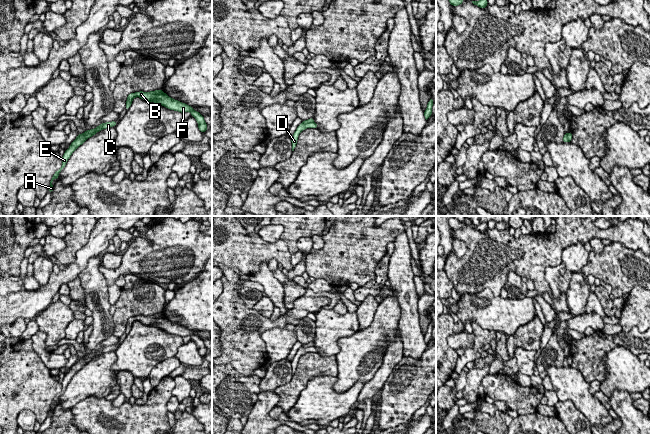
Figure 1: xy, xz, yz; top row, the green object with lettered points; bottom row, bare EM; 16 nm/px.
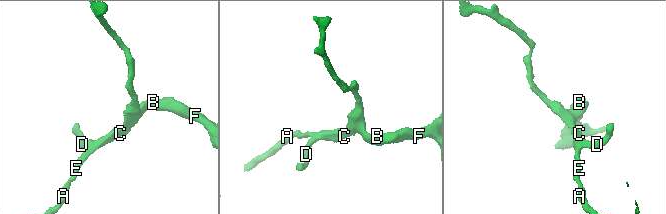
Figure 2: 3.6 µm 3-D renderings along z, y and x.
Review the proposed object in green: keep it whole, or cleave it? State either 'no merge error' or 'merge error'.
merge error

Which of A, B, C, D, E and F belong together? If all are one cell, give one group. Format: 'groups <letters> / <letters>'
groups A E / B C D F

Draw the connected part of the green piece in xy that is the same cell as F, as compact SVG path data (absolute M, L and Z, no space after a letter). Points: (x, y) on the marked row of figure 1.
M161 89L150 92L140 91L140 92L130 93L126 101L126 107L125 107L126 110L130 108L132 100L135 97L140 97L142 100L148 102L158 103L170 110L178 111L181 113L190 112L191 115L196 119L198 123L198 128L201 133L204 133L208 129L208 126L202 114L200 114L197 111L194 111L193 107L169 97Z

